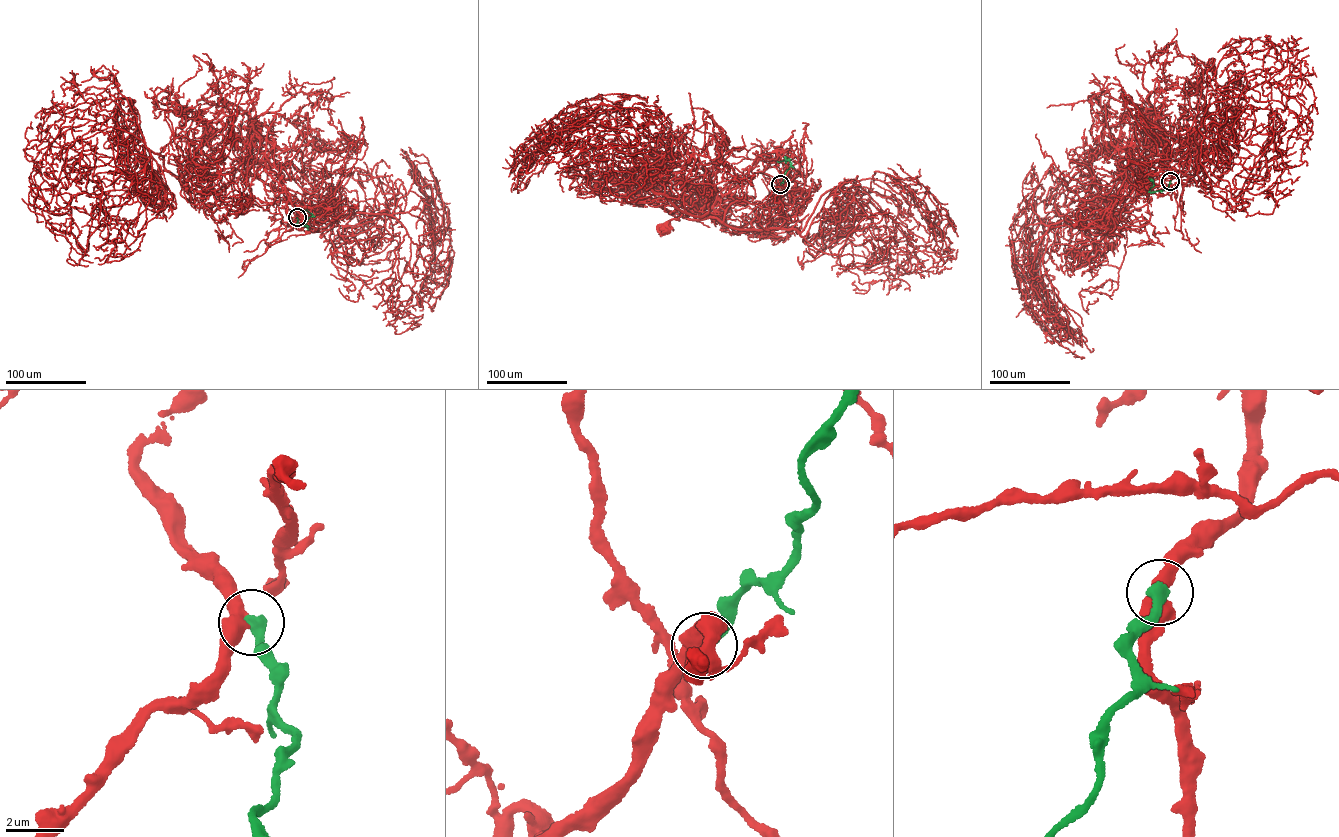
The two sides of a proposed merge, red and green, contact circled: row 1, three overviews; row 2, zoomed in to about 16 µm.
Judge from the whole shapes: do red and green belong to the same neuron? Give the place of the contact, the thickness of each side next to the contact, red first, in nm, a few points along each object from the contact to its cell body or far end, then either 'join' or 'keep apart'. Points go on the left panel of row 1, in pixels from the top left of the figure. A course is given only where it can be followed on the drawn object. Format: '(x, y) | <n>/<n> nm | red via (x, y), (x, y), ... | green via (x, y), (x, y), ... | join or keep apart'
(297, 217) | 440/440 nm | red via (296, 217), (295, 211), (268, 198), (259, 177), (250, 175), (245, 112), (238, 112), (212, 148), (209, 133) | green via (297, 217), (297, 224), (308, 226), (304, 224), (312, 215), (306, 209) | join

